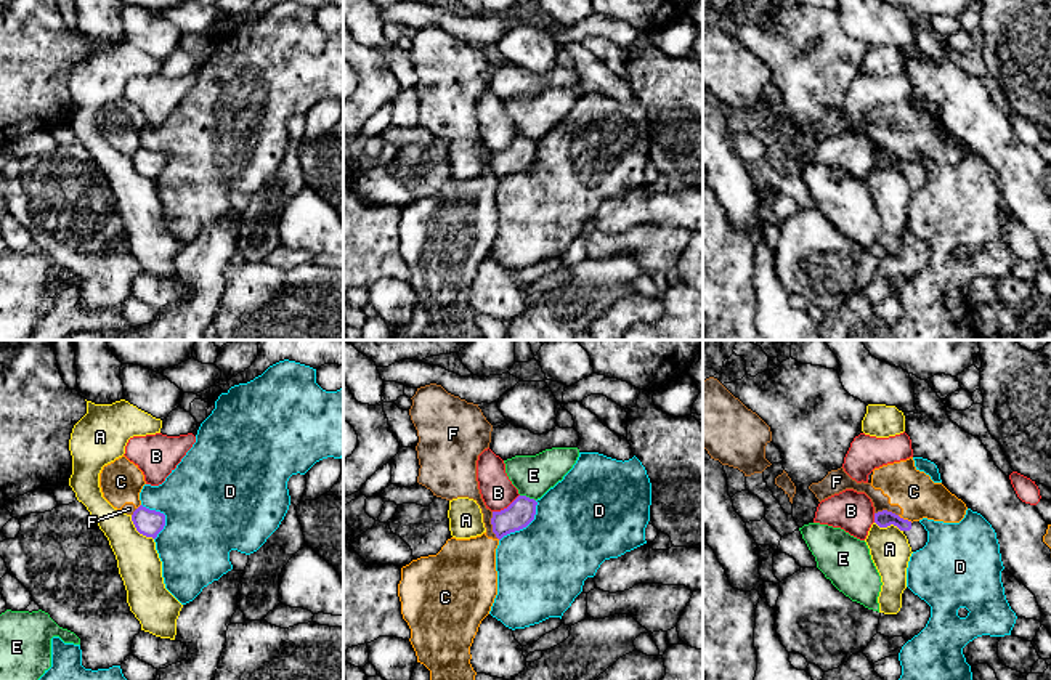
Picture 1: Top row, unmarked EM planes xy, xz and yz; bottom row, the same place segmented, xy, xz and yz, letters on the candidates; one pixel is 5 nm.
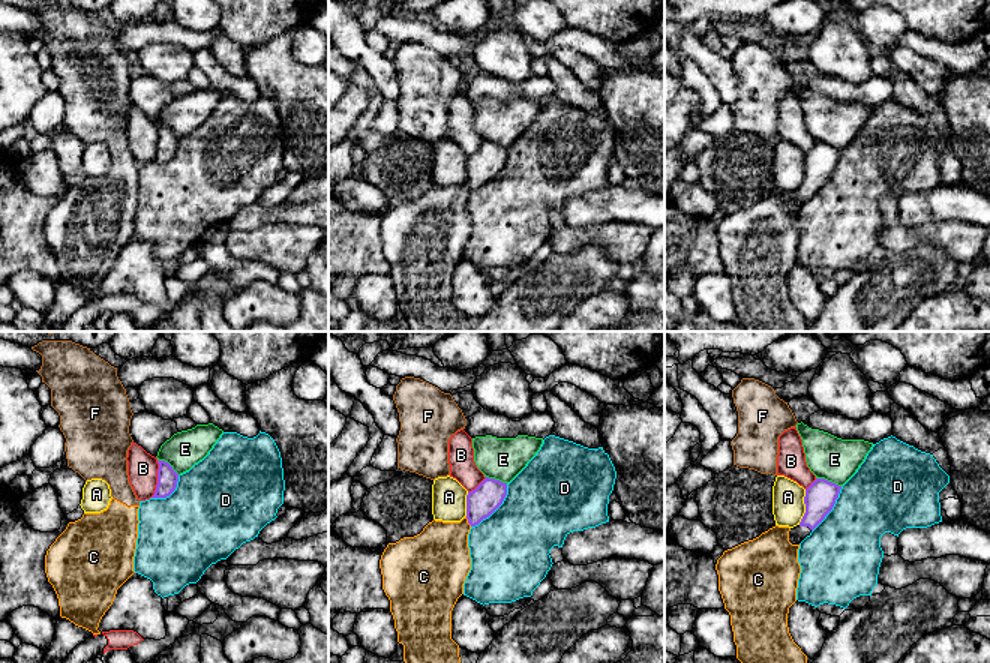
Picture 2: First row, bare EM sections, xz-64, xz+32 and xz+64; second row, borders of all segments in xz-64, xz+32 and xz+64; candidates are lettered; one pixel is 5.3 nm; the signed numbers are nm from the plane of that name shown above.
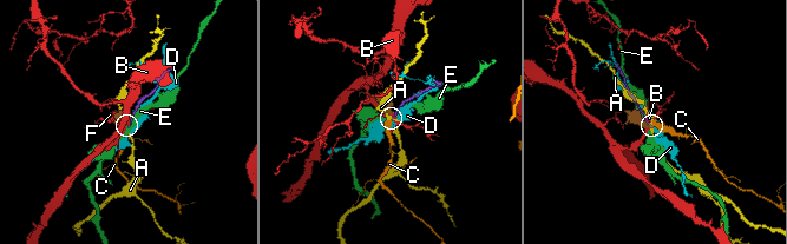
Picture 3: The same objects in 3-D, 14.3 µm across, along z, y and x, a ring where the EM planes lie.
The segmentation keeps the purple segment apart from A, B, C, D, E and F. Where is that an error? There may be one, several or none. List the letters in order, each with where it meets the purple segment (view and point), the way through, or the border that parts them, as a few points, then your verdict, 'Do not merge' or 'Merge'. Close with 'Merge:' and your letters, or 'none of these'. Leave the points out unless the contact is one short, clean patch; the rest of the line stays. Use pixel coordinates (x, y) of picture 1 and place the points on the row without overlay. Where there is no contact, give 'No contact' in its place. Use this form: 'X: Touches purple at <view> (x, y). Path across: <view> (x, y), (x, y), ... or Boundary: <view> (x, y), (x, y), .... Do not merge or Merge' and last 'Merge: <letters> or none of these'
A: Touches purple at xy (138, 172). Boundary: xy (130, 156), (135, 169), (153, 180). Do not merge
B: Touches purple at xz (507, 148). Do not merge
C: Touches purple at yz (905, 161). Boundary: yz (897, 156), (912, 162). Do not merge
D: Touches purple at xz (525, 167). Do not merge
E: Touches purple at xz (528, 138). Do not merge
F: Touches purple at xz (491, 164). Boundary: xz (491, 153), (491, 172), (498, 178). Do not merge
Merge: none of these

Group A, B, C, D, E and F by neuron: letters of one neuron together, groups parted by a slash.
A / B / C F / D / E

